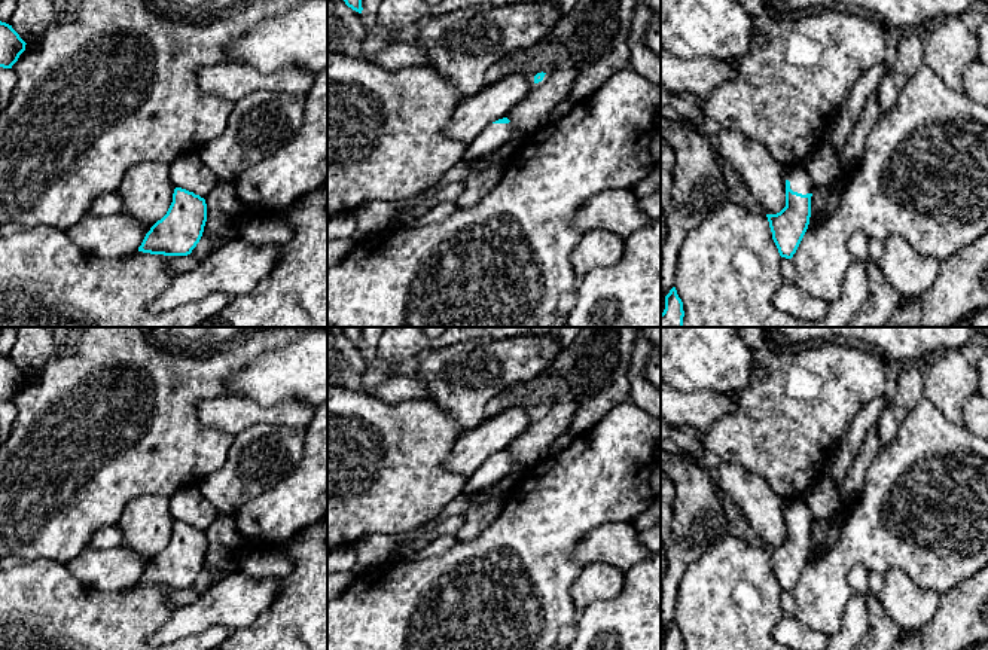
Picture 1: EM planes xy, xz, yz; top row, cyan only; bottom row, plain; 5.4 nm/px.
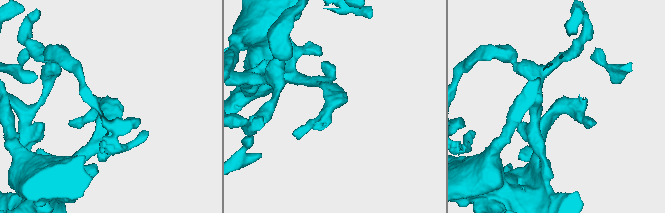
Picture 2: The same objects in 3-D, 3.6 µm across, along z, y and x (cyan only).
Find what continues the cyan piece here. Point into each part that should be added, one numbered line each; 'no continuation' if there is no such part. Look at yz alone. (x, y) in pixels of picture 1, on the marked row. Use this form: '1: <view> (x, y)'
1: yz (799, 179)

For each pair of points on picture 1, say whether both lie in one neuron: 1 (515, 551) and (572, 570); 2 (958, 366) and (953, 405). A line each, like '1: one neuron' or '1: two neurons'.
1: one neuron
2: one neuron

